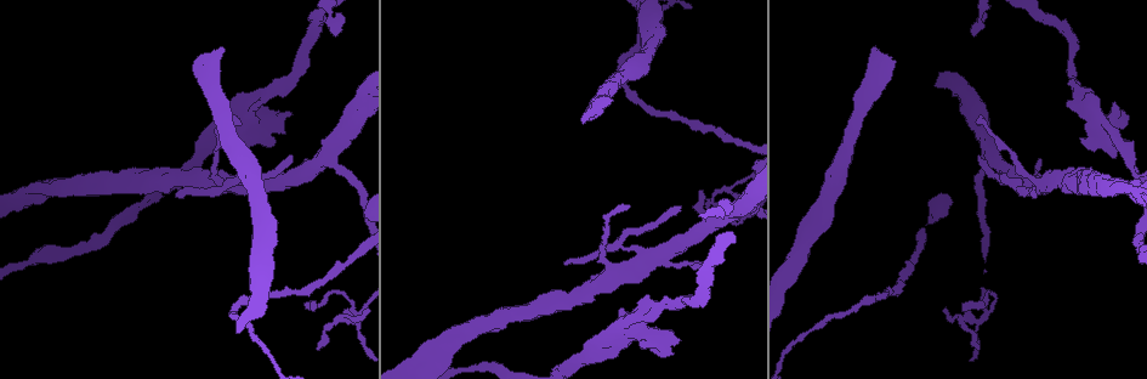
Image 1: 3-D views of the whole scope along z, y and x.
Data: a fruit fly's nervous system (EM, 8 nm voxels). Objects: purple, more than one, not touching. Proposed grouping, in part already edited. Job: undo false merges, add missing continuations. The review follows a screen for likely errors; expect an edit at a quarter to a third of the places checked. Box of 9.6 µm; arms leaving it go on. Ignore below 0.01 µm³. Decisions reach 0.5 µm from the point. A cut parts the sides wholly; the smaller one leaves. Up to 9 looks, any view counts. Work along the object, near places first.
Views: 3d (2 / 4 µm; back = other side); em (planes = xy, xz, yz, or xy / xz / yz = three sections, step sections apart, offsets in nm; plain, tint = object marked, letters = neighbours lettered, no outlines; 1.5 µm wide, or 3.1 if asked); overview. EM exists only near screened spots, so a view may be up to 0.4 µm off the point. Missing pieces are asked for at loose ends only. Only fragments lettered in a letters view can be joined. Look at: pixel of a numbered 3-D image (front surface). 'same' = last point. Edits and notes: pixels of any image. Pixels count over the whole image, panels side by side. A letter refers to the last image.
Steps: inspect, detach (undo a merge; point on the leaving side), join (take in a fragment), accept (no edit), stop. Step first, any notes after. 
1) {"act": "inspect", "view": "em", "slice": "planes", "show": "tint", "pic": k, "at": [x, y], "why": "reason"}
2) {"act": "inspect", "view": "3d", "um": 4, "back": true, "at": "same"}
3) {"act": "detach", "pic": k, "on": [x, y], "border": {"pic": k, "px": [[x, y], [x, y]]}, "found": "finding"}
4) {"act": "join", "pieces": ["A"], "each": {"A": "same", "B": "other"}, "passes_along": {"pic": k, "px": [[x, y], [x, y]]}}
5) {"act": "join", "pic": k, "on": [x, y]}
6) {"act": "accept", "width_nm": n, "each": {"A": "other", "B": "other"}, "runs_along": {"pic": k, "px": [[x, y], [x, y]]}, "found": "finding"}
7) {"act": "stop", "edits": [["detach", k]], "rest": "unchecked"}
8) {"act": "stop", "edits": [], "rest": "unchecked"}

{"act": "inspect", "view": "em", "slice": "planes", "show": "tint", "pic": 1, "at": [573, 364], "why": "a narrow waist"}

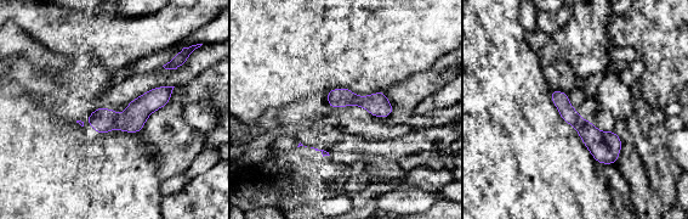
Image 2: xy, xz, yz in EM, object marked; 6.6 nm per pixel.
{"act": "inspect", "view": "em", "slice": "planes", "show": "letters", "at": "same"}

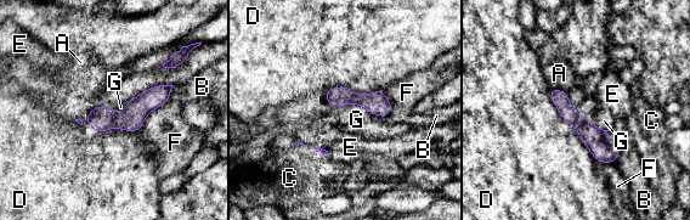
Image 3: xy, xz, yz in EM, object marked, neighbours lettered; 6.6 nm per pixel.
{"act": "accept", "each": {"A": "other", "B": "other", "C": "other", "D": "other", "E": "other", "F": "other", "G": "other"}, "runs_along": {"pic": 3, "px": [[553, 91], [565, 108], [612, 159]]}, "found": "continuous, no second neuron"}

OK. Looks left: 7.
{"act": "inspect", "view": "3d", "um": 4, "pic": 1, "at": [312, 304], "why": "sharp bend"}

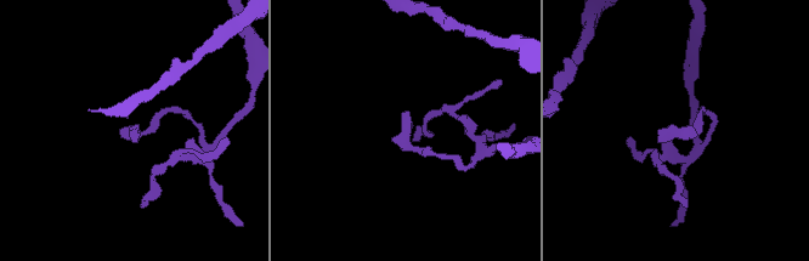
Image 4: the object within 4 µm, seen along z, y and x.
{"act": "inspect", "view": "em", "slice": "xy", "step": 4, "show": "tint", "pic": 4, "at": [694, 135], "why": "need the tissue"}

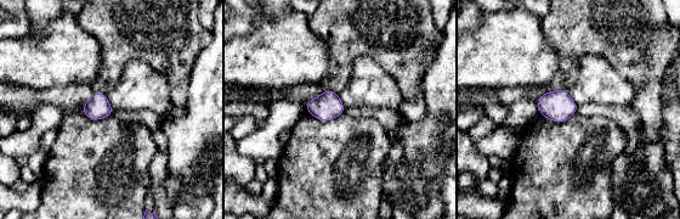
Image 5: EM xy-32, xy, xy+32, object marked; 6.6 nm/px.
{"act": "inspect", "view": "em", "slice": "xy", "step": 4, "show": "letters", "at": "same", "why": "see the neighbours"}

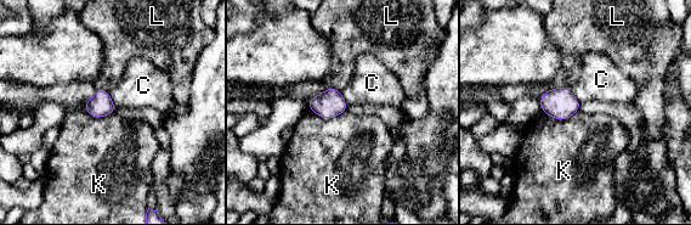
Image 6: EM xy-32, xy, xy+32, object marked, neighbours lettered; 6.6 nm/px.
{"act": "accept", "width_nm": 140, "each": {"C": "other", "K": "other", "L": "other"}, "border": {"pic": 6, "px": [[306, 102], [324, 118], [346, 111]]}, "found": "continuous, no second neuron"}

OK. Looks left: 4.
{"act": "inspect", "view": "em", "slice": "planes", "show": "plain", "pic": 1, "at": [283, 116], "why": "free end"}

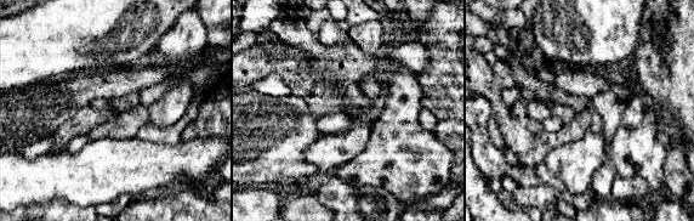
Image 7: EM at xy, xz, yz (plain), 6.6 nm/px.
{"act": "inspect", "view": "em", "slice": "planes", "show": "letters", "at": "same"}

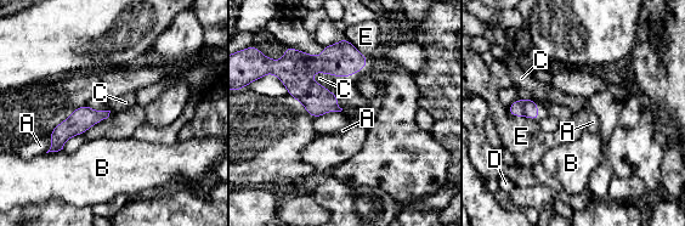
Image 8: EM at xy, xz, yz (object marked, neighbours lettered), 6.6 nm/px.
{"act": "accept", "each": {"A": "other", "B": "other", "C": "other", "D": "other", "E": "other"}, "border": {"pic": 8, "px": [[307, 73], [317, 83], [335, 94]]}, "found": "no lettered fragment goes on from it"}

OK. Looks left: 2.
{"act": "inspect", "view": "em", "slice": "xy", "step": 4, "show": "letters", "pic": 1, "at": [587, 119], "why": "stops while still wide"}

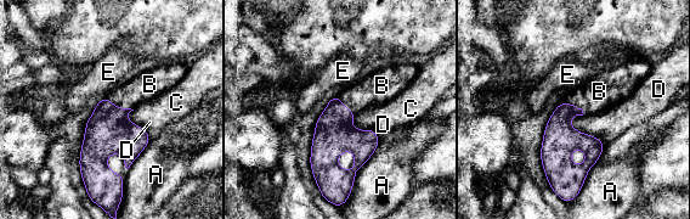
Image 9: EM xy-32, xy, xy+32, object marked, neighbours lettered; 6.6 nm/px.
{"act": "inspect", "view": "em", "slice": "planes", "show": "letters", "at": "same"}

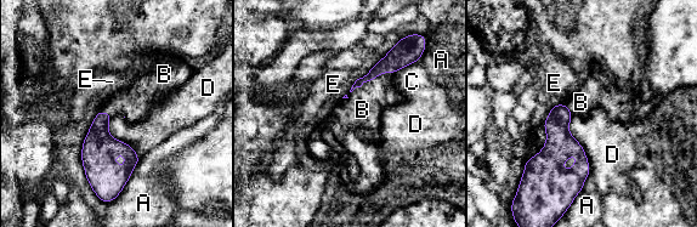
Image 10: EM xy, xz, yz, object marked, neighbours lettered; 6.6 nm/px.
{"act": "join", "pieces": ["B"], "each": {"A": "other", "B": "same", "C": "other", "D": "other", "E": "other"}, "passes_along": {"pic": 10, "px": [[401, 55], [372, 79], [362, 109]]}, "found": "it goes on there"}

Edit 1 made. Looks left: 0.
{"act": "stop", "edits": [["join", 10]], "rest": "unchecked"}

